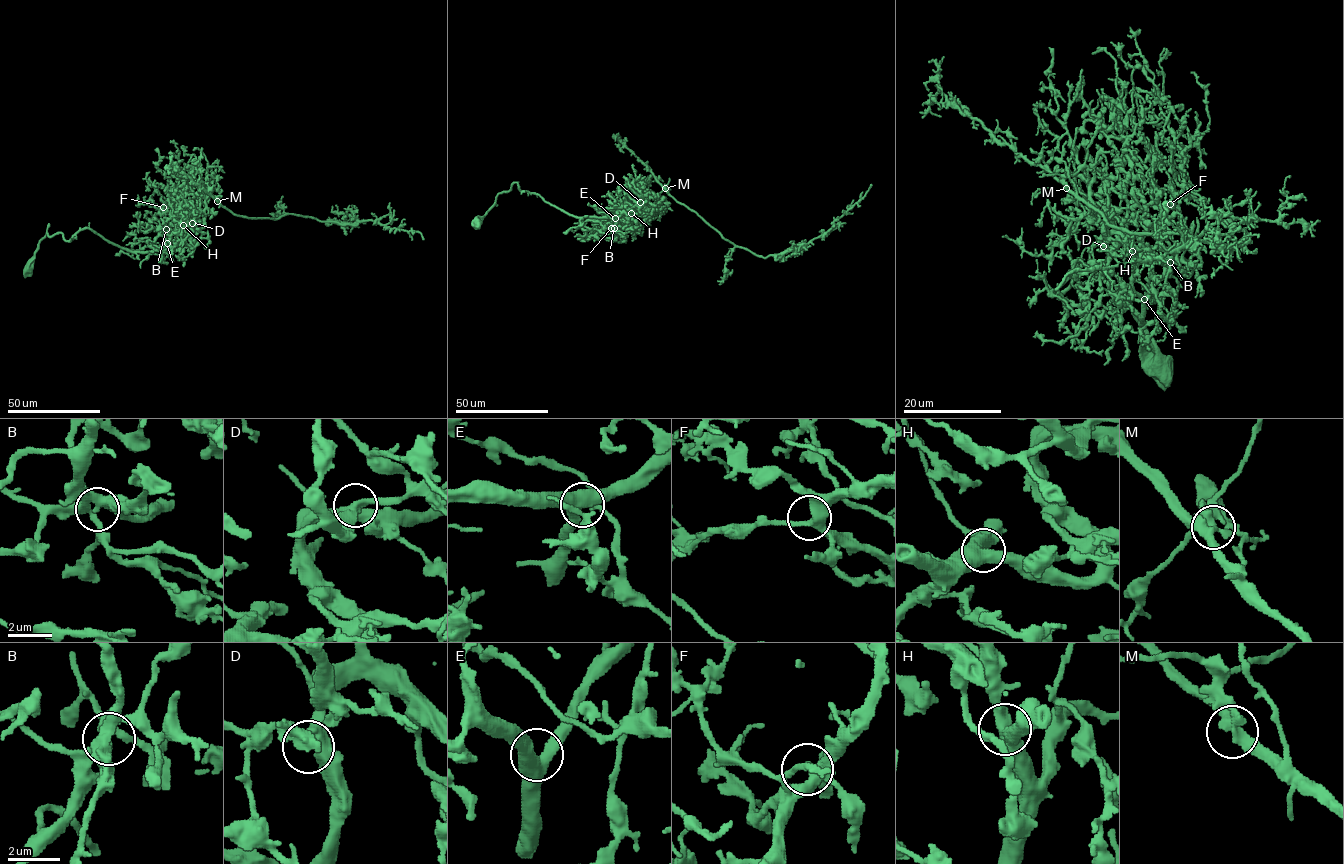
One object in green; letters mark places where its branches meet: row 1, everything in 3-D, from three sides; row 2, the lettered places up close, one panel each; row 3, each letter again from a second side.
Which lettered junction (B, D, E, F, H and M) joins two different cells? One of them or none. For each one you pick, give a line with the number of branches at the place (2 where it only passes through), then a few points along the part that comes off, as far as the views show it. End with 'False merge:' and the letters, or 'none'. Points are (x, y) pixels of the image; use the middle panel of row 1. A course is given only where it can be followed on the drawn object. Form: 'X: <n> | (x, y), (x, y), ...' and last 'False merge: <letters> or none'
M: 3 | (665, 188), (724, 238), (766, 257), (805, 246), (824, 234), (834, 222), (864, 195), (871, 184)
False merge: M

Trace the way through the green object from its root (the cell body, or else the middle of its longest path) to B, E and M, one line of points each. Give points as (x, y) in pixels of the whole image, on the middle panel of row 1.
B: (477, 223), (497, 195), (517, 182), (521, 191), (538, 194), (574, 216), (612, 217), (614, 228)
E: (477, 223), (495, 203), (497, 195), (508, 191), (514, 182), (521, 191), (538, 194), (574, 216), (615, 218)
M: (477, 223), (514, 182), (578, 217), (640, 215), (636, 205), (665, 188)

